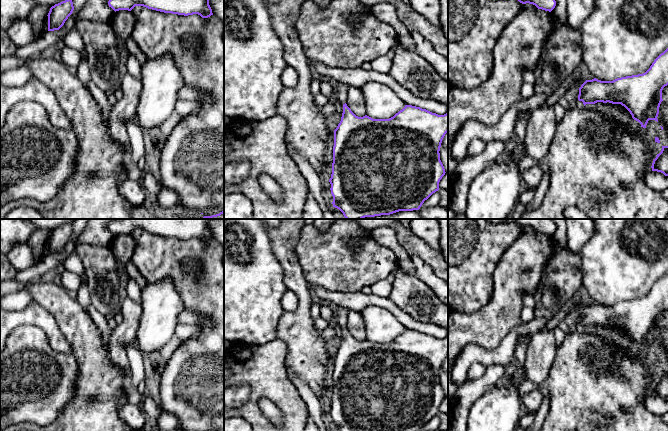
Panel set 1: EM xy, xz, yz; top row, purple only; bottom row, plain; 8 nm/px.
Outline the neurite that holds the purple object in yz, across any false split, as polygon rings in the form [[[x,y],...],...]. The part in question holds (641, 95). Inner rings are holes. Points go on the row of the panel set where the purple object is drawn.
[[[668,48],[643,74],[601,81],[586,80],[579,88],[578,100],[586,104],[597,102],[621,104],[632,118],[646,128],[649,120],[658,122],[662,90],[668,85]]]

